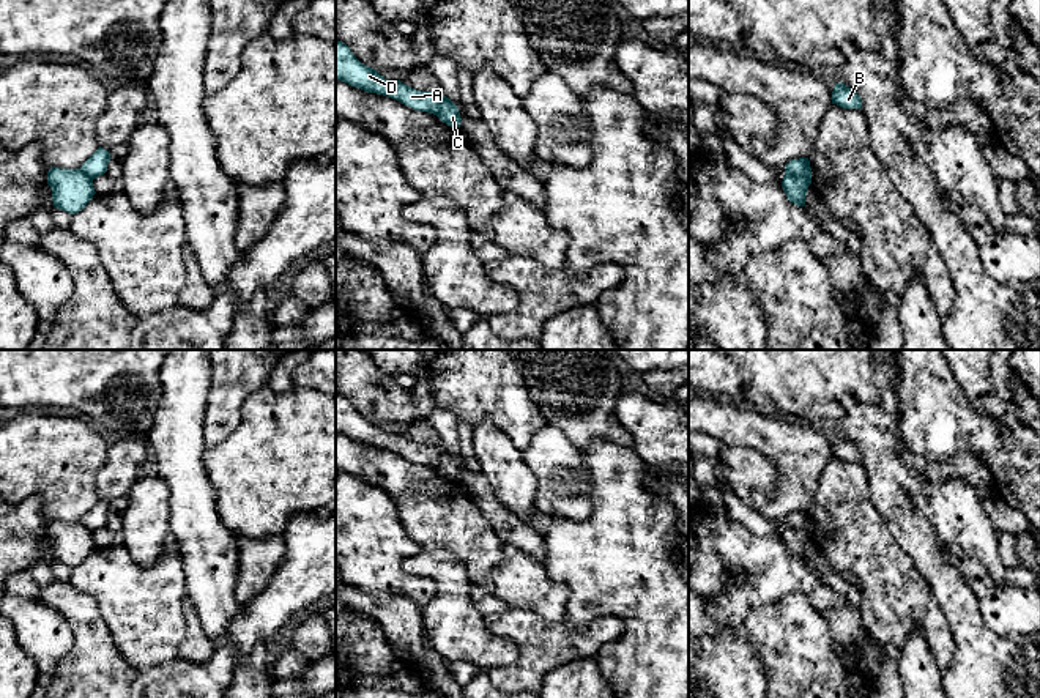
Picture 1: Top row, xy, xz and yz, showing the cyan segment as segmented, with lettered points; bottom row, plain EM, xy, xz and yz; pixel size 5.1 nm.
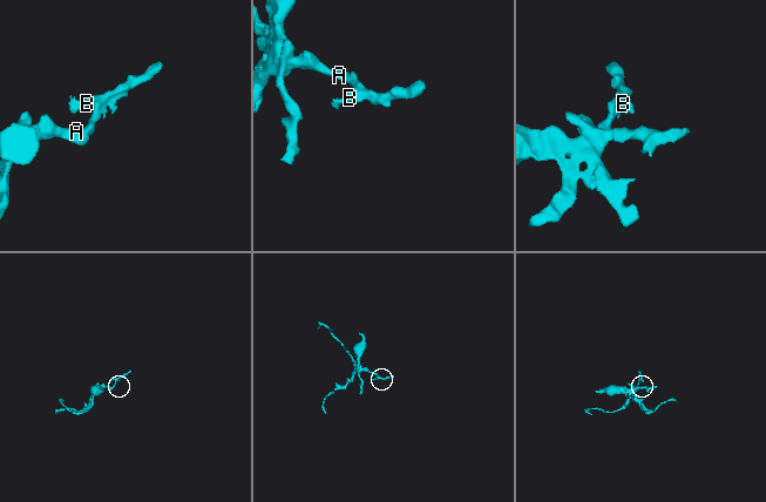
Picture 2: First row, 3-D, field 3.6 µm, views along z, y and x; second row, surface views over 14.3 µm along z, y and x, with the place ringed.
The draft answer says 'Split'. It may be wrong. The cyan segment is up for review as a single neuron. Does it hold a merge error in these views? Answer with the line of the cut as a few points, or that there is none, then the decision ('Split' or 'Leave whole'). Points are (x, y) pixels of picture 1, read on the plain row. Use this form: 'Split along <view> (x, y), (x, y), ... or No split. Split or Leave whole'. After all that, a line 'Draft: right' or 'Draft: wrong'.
Split along yz (785, 527), (801, 530), (809, 538). Split
Draft: right

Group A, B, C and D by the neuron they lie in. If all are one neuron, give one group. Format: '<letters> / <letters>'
A D / B C

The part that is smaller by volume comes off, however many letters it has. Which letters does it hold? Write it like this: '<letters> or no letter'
B, C

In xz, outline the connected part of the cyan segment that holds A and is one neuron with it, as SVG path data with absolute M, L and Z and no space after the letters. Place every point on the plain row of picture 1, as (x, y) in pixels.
M336 392L336 433L342 433L351 440L367 446L383 447L400 454L402 457L436 468L441 455L441 444L419 444L400 433L388 433L373 421L361 416L350 400Z

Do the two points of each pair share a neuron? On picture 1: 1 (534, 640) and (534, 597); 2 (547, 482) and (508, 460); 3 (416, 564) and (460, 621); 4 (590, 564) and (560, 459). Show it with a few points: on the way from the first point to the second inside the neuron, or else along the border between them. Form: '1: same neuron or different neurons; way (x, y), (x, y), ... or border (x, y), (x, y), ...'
1: different neurons; border (511, 607), (531, 610), (547, 621), (564, 621)
2: different neurons; border (520, 451), (534, 478), (534, 506), (538, 509)
3: same neuron; way (434, 571), (453, 590), (453, 604)
4: different neurons; border (591, 484), (591, 511), (585, 517), (553, 517)

